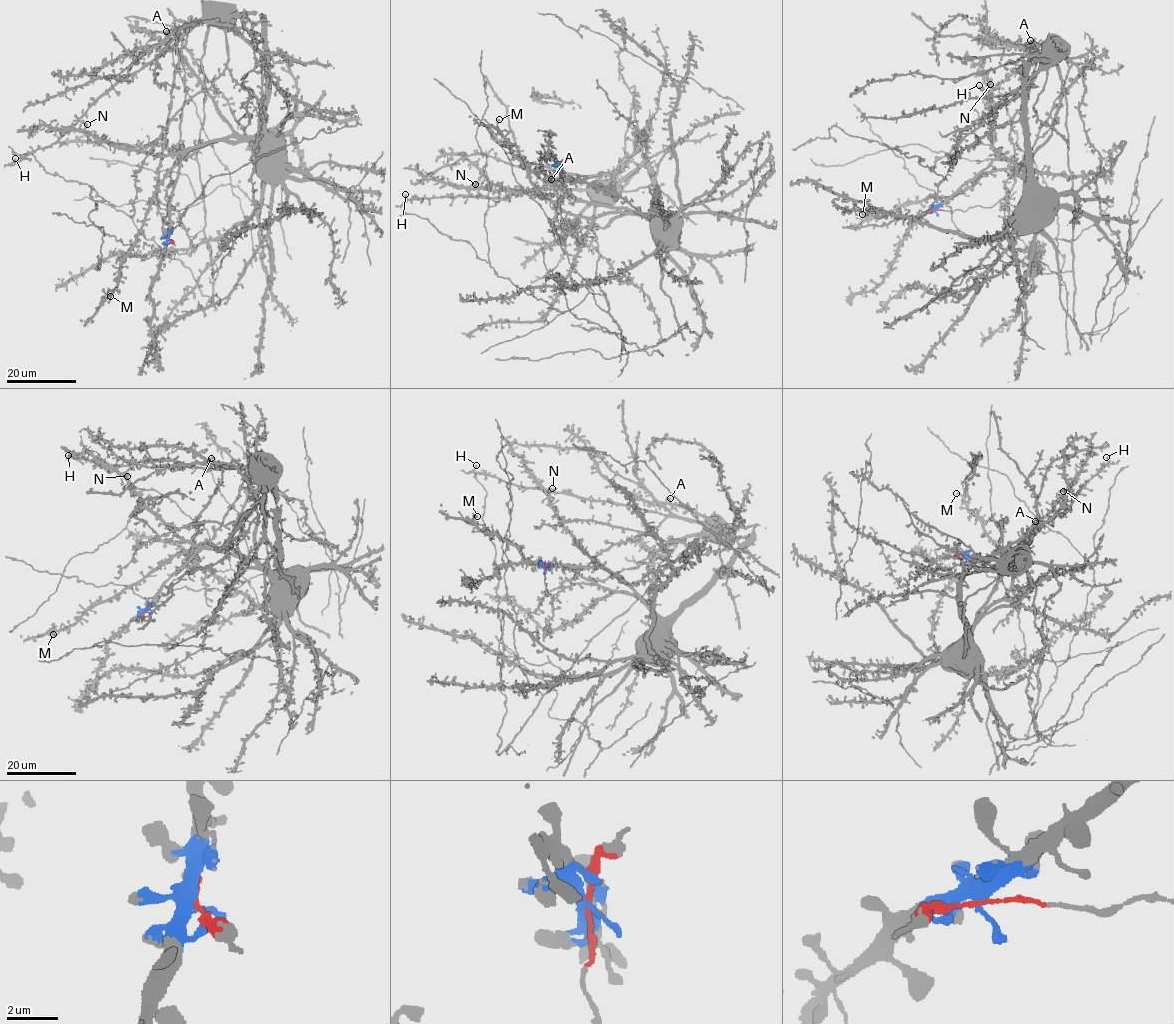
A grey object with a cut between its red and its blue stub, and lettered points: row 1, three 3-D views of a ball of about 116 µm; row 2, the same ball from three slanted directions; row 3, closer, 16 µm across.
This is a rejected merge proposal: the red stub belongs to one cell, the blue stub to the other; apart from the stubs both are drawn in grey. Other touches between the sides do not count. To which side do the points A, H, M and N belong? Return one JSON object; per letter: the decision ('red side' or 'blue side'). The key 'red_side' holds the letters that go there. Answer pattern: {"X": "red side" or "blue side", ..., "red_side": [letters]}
{"A": "blue side", "H": "red side", "M": "blue side", "N": "blue side", "red_side": ["H"]}

